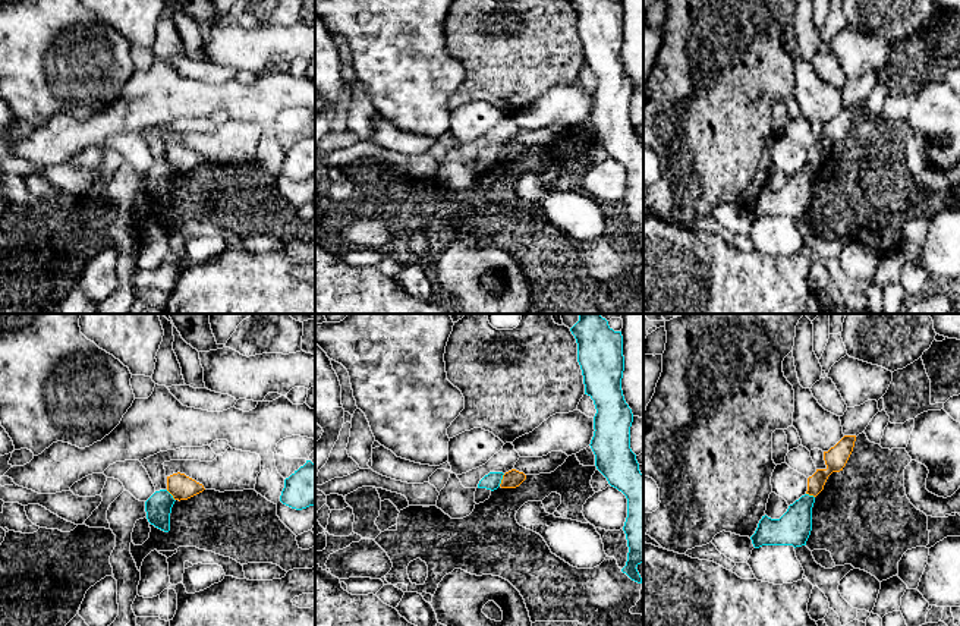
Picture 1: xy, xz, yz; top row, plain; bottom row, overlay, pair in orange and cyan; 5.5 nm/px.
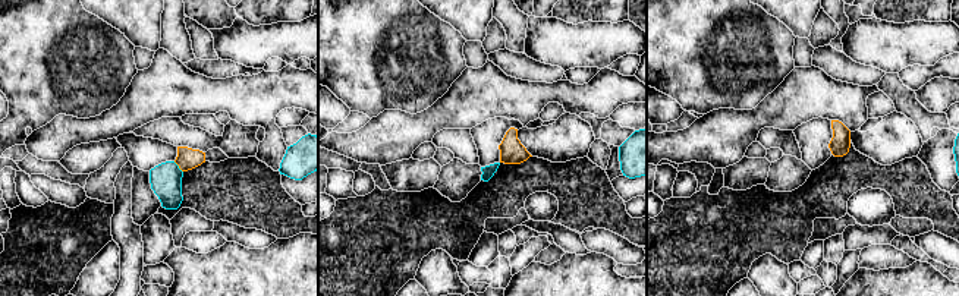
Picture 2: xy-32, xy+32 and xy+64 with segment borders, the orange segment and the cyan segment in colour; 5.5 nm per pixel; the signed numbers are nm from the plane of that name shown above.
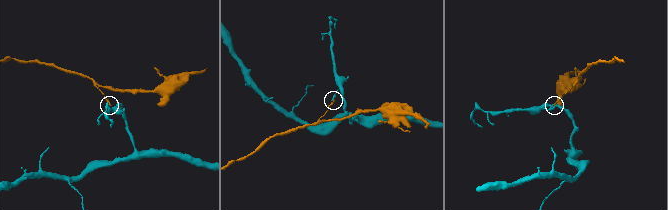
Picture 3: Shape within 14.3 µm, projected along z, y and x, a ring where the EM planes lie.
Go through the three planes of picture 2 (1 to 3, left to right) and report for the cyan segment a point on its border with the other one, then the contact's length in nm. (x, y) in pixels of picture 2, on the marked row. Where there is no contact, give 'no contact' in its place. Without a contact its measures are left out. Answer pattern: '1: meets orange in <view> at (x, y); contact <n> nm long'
1: meets orange in xy-32 at (179, 167); contact 80 nm long
2: no contact
3: no contact

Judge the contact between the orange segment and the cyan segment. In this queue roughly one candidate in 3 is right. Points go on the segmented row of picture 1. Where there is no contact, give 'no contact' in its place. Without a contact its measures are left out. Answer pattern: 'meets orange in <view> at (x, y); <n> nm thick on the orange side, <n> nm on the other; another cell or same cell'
meets orange in xz at (501, 480); 100 nm thick on the orange side, 90 nm on the other; another cell

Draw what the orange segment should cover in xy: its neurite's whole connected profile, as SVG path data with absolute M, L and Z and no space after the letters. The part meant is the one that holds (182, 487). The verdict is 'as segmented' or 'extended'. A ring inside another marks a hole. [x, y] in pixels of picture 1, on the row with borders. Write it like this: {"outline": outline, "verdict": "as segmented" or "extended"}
{"outline": "M173 474L167 476L167 491L173 496L174 500L188 500L205 488L202 484L195 479L186 476L185 474Z", "verdict": "as segmented"}

